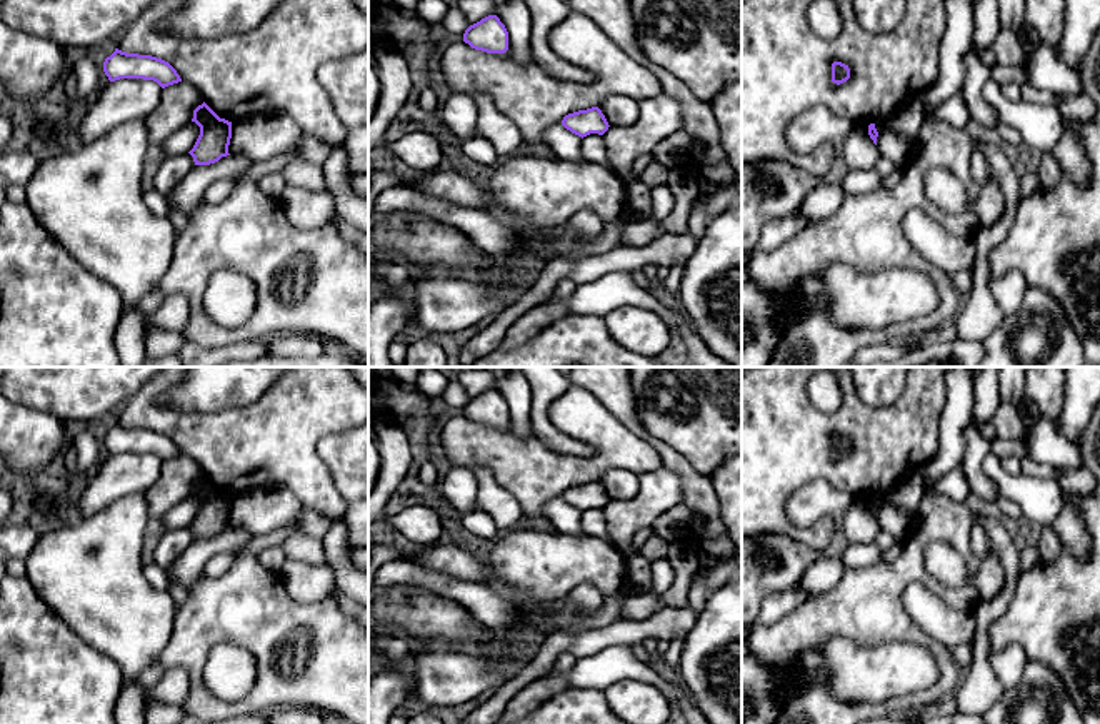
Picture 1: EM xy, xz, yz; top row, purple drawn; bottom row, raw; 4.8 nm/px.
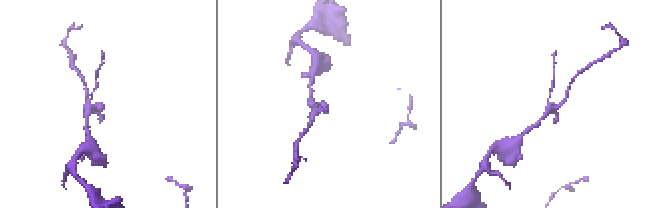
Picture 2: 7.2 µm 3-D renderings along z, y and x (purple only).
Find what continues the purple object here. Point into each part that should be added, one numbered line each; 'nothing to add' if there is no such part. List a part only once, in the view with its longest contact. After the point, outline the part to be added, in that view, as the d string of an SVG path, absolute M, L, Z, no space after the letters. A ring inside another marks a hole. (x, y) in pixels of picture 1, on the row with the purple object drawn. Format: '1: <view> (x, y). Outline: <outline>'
nothing to add

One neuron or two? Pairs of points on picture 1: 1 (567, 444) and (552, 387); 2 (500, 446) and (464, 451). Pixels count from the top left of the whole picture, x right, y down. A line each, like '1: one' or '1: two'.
1: one
2: one

